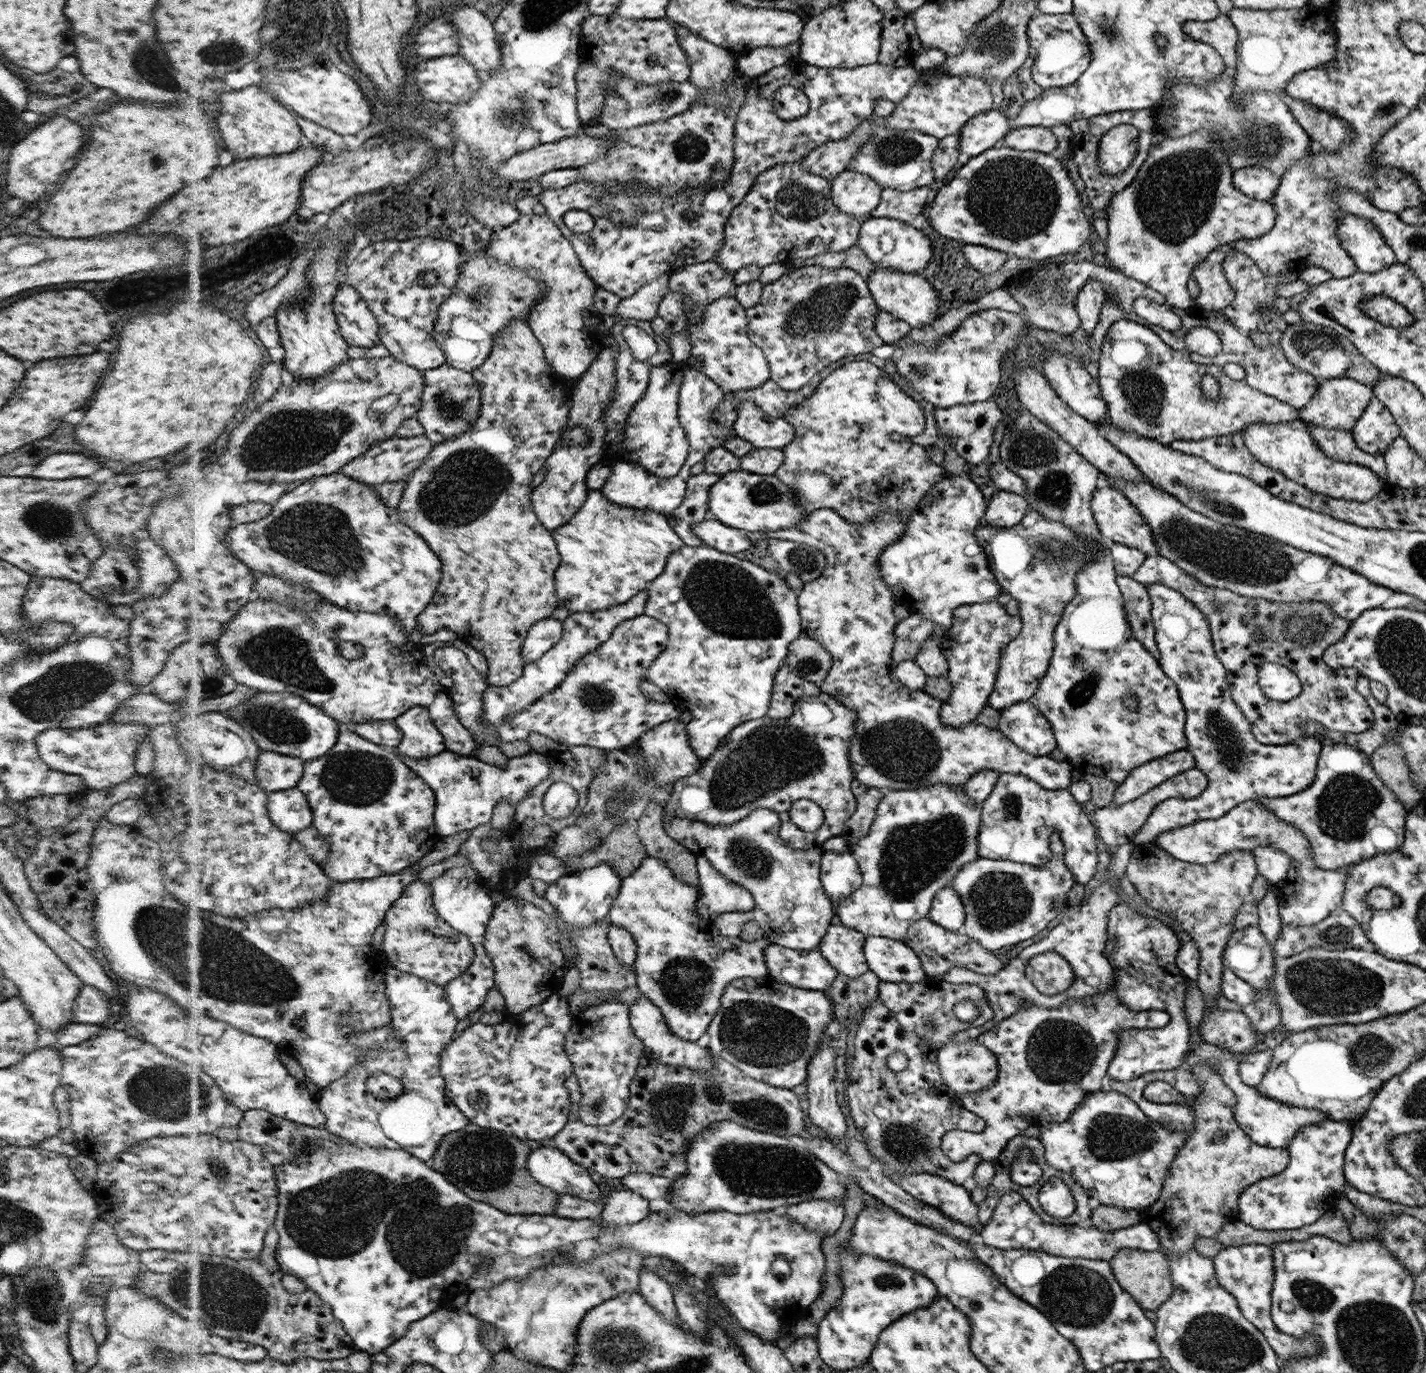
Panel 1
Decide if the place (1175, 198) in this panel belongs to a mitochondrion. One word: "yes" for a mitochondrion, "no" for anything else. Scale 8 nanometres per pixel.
yes

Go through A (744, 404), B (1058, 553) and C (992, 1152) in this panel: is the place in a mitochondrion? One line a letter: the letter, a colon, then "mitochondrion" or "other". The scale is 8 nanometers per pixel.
A: other
B: mitochondrion
C: other

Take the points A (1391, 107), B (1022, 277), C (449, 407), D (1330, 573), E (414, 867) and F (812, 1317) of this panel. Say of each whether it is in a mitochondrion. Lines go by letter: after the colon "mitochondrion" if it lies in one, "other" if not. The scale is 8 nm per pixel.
A: mitochondrion
B: other
C: mitochondrion
D: other
E: other
F: other

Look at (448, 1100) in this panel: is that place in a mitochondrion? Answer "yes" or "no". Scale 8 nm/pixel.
no

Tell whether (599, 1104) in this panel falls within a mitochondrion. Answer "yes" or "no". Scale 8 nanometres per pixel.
yes

